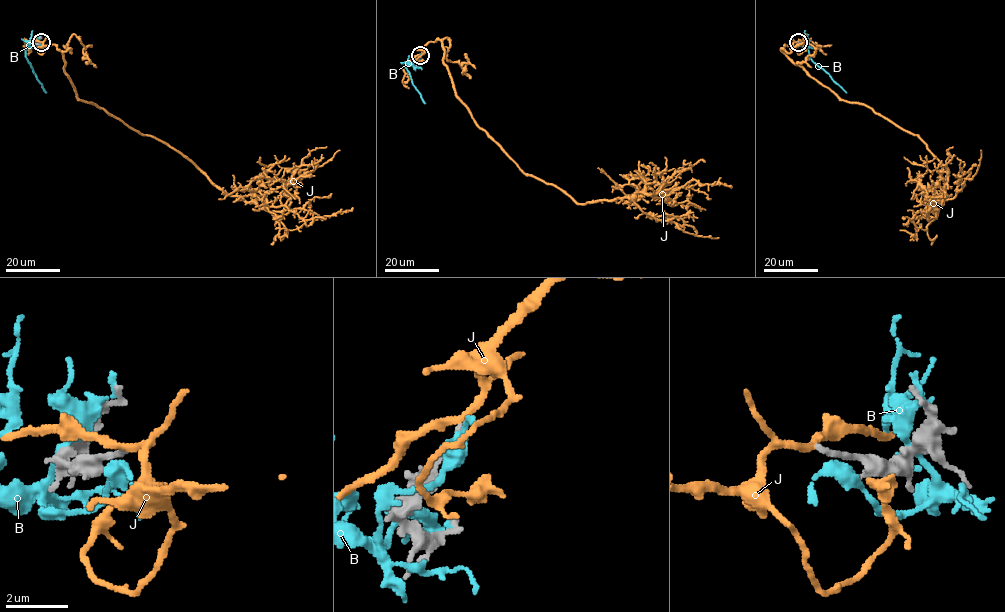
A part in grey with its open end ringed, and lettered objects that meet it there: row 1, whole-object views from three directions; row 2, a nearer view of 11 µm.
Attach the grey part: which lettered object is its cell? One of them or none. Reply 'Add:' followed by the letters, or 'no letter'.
Add: no letter

